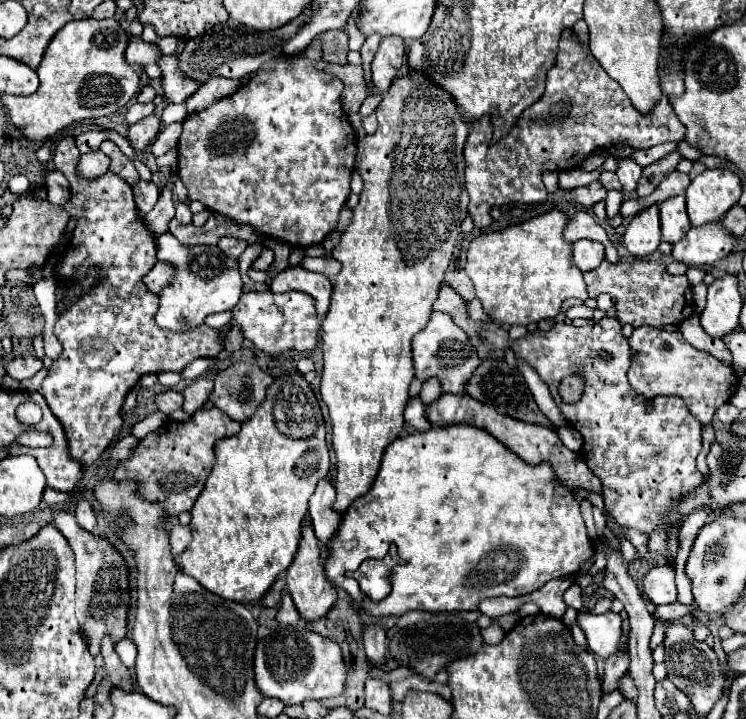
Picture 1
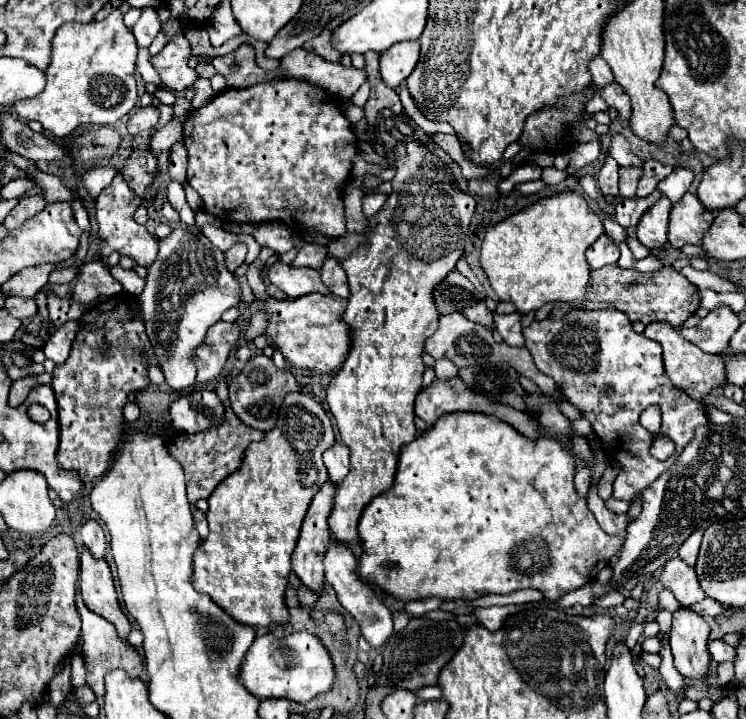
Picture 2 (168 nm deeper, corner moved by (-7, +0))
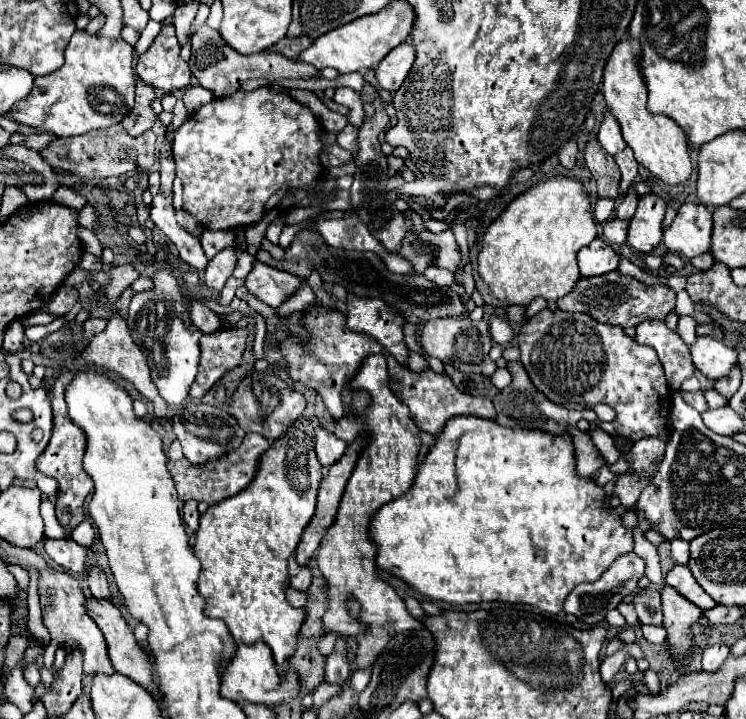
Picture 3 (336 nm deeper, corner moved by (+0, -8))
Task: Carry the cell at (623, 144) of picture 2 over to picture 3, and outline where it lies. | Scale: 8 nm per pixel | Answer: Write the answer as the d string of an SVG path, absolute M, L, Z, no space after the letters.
M604 112L604 120L602 120L602 126L598 130L598 140L604 146L604 150L612 156L626 148L626 142L622 140L620 124L616 122L616 118L610 112Z

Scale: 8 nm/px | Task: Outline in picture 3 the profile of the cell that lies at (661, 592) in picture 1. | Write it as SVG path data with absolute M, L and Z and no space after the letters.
M676 564L676 566L668 572L668 576L666 576L666 584L672 586L672 588L676 588L684 598L688 598L690 602L694 602L696 606L700 606L700 608L704 608L704 610L718 606L716 600L712 600L712 598L704 592L704 588L696 582L696 578L692 576L692 572L688 570L686 564Z

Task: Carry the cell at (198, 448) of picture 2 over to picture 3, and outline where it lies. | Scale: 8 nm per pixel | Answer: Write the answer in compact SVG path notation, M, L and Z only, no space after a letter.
M246 434L242 446L234 452L230 452L228 456L216 460L216 462L210 462L208 466L204 468L198 468L186 460L180 460L180 462L168 462L168 470L174 478L174 484L176 484L176 490L178 490L178 496L182 502L186 500L198 500L198 502L206 502L206 504L218 504L222 502L222 498L230 498L230 496L236 496L240 490L244 490L252 476L256 474L258 470L258 464L260 464L260 458L262 454L270 448L270 442L260 436L260 434Z

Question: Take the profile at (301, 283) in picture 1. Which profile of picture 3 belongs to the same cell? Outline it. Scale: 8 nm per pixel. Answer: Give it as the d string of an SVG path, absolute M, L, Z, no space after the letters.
M254 262L250 274L244 280L244 286L254 294L260 302L278 308L298 286L300 278L266 266L262 262Z

